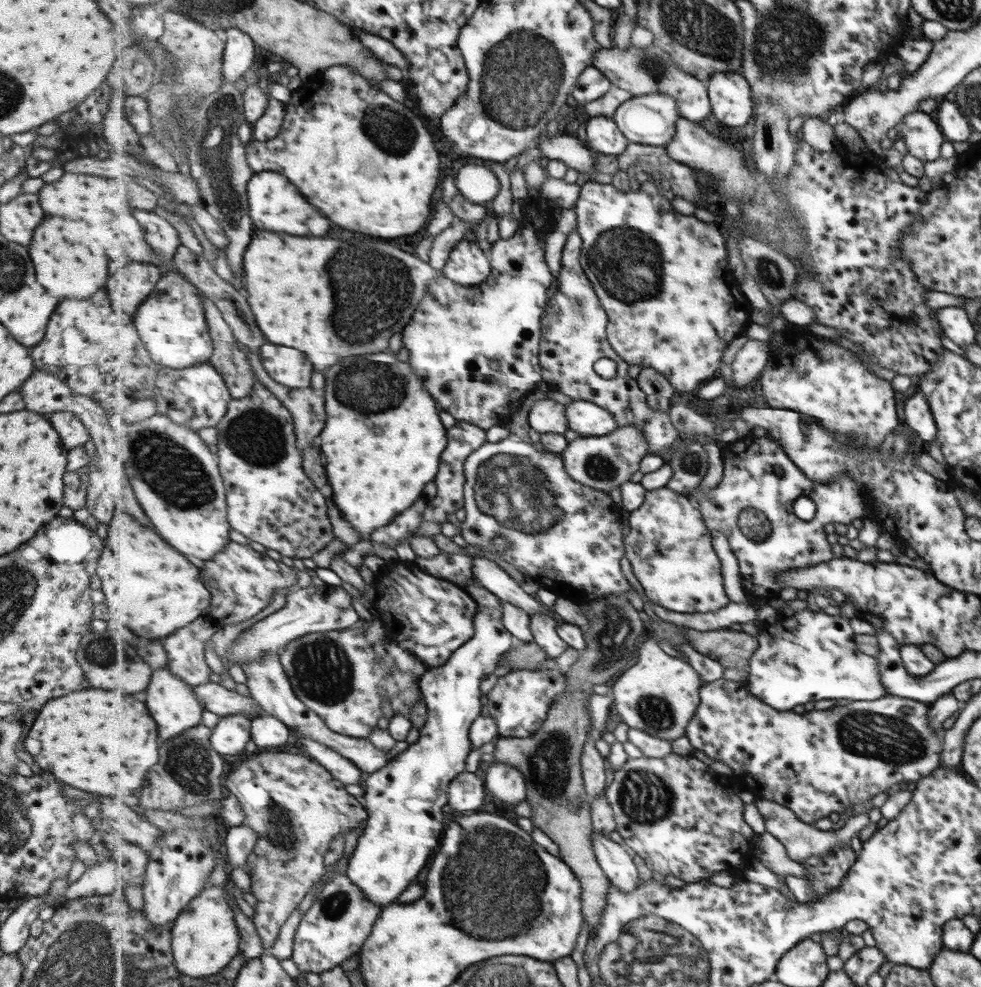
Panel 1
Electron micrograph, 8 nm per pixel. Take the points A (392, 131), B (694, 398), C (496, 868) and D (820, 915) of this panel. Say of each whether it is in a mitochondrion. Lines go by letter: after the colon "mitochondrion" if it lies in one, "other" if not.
A: mitochondrion
B: other
C: mitochondrion
D: other

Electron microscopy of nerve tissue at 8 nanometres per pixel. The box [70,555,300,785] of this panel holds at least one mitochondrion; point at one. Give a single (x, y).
(100, 652)

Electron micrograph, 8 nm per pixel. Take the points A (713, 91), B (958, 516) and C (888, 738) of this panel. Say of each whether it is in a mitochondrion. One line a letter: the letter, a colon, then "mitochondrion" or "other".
A: other
B: other
C: mitochondrion

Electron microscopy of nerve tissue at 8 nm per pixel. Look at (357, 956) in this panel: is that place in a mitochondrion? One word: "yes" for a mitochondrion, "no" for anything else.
no

